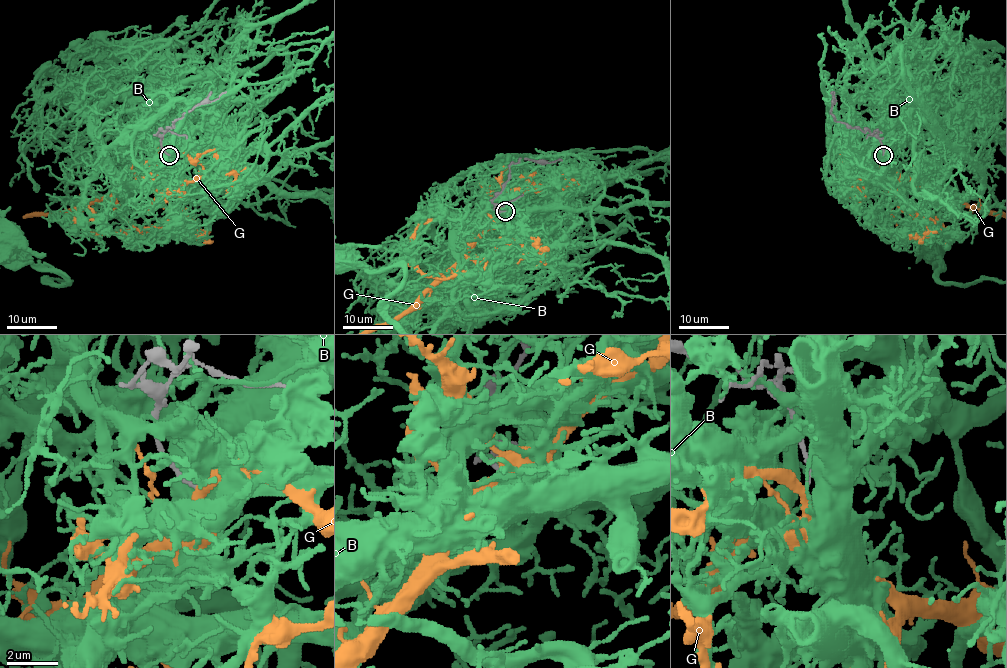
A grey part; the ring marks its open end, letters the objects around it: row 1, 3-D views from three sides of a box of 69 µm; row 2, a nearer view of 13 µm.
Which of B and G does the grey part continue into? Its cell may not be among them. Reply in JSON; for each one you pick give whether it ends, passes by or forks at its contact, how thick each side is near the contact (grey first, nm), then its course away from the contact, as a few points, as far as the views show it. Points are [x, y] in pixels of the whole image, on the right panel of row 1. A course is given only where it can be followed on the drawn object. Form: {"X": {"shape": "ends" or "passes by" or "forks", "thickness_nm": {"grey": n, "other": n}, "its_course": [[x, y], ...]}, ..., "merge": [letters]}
{"merge": []}

